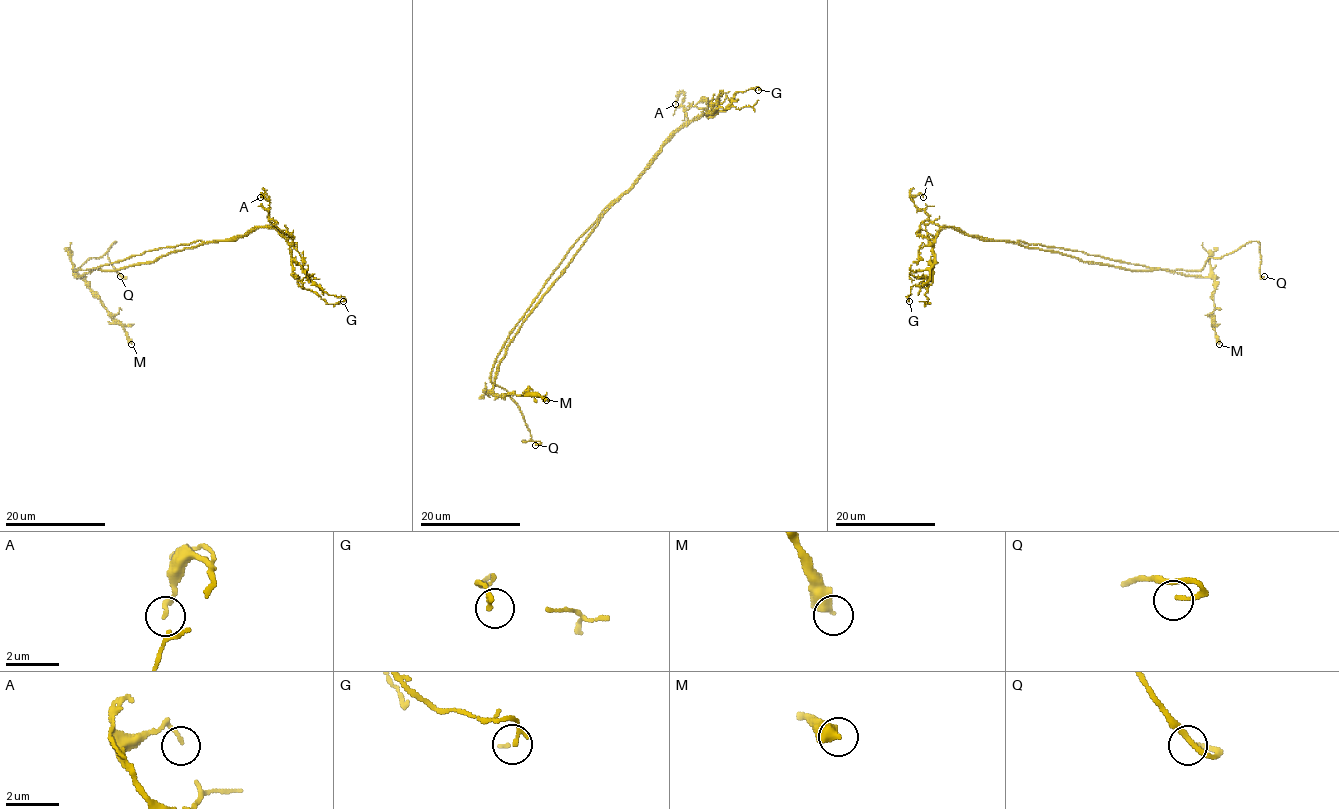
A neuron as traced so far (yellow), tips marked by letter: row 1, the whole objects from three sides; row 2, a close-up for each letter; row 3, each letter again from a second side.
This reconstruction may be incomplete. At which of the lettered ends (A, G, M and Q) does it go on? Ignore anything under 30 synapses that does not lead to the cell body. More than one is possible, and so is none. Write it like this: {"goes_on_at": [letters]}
{"goes_on_at": ["Q"]}

